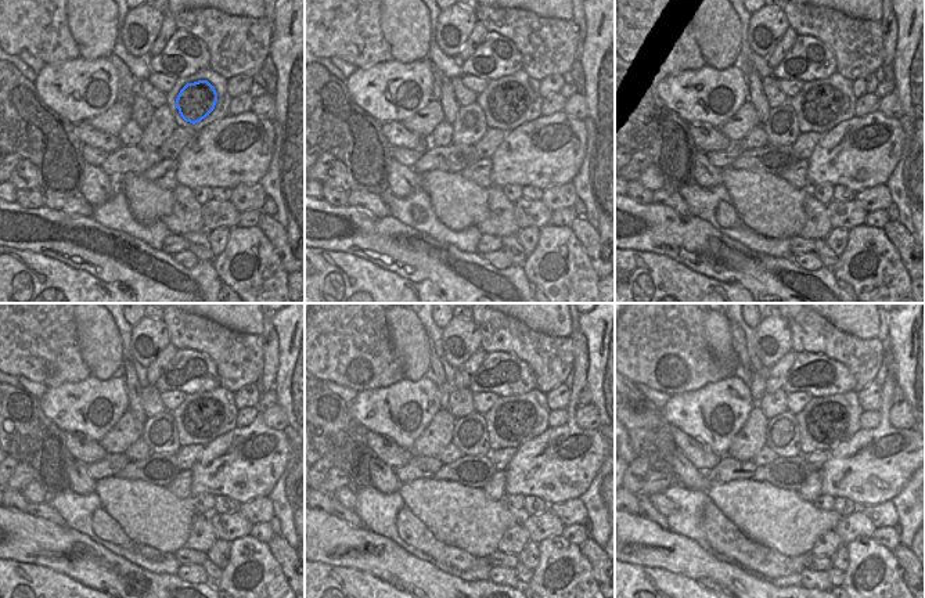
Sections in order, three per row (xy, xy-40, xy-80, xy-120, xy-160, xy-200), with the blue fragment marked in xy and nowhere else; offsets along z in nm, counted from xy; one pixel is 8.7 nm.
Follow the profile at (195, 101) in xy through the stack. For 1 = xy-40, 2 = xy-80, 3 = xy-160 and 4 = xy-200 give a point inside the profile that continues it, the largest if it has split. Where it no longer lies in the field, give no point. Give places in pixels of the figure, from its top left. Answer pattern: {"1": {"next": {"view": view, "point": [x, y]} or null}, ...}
{"1": {"next": {"view": "xy-40", "point": [507, 104]}}, "2": {"next": {"view": "xy-80", "point": [821, 105]}}, "3": {"next": {"view": "xy-160", "point": [514, 421]}}, "4": {"next": {"view": "xy-200", "point": [827, 422]}}}

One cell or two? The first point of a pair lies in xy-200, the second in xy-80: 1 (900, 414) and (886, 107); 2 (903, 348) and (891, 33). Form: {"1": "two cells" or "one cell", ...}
{"1": "one cell", "2": "two cells"}

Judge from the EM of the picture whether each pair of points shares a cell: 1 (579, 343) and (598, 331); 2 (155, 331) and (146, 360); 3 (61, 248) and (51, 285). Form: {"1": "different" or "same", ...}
{"1": "different", "2": "same", "3": "different"}

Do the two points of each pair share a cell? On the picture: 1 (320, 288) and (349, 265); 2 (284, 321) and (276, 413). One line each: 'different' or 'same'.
1: same
2: different

